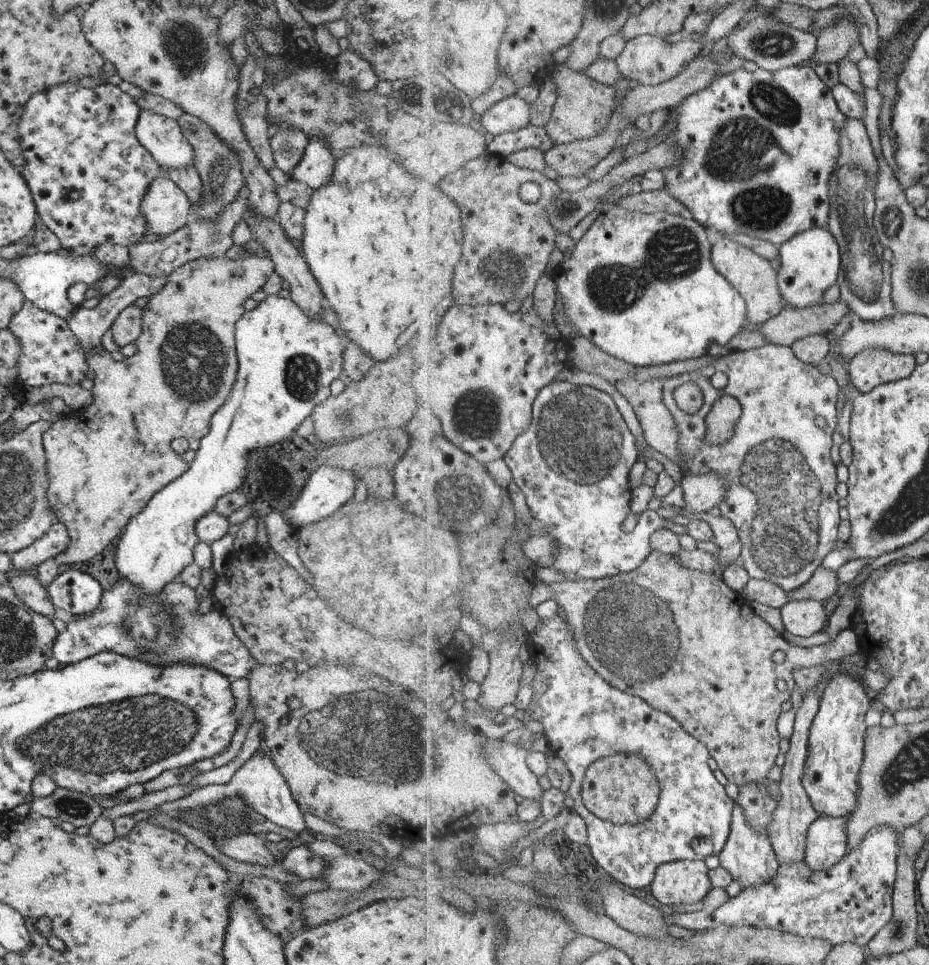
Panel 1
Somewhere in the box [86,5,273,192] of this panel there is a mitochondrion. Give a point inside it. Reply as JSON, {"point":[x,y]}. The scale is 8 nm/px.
{"point":[186,45]}

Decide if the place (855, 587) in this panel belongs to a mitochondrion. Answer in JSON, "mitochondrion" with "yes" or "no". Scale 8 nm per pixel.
{"mitochondrion":"no"}

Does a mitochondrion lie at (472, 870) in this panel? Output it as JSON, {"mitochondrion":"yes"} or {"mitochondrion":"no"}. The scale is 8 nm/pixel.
{"mitochondrion":"no"}

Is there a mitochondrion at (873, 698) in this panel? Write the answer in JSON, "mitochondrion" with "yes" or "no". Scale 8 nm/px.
{"mitochondrion":"no"}

